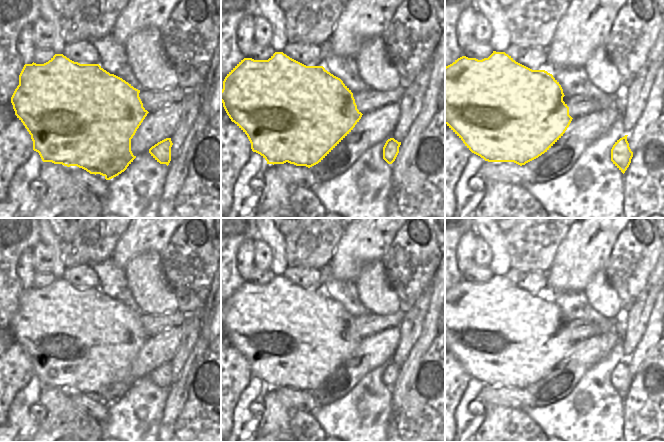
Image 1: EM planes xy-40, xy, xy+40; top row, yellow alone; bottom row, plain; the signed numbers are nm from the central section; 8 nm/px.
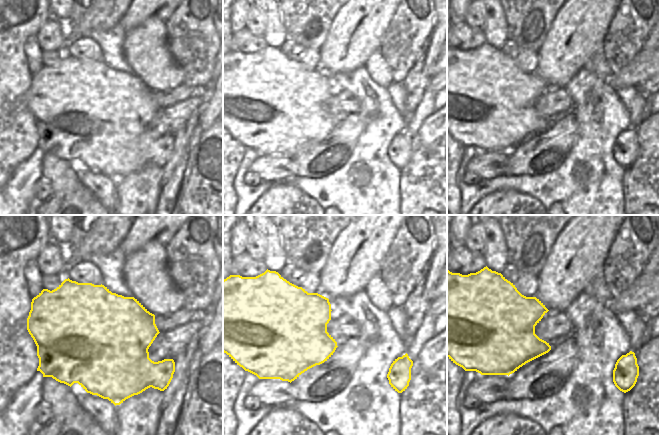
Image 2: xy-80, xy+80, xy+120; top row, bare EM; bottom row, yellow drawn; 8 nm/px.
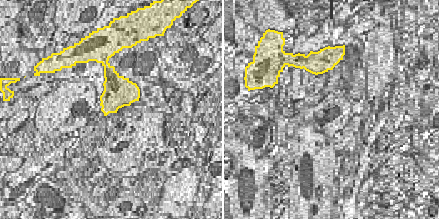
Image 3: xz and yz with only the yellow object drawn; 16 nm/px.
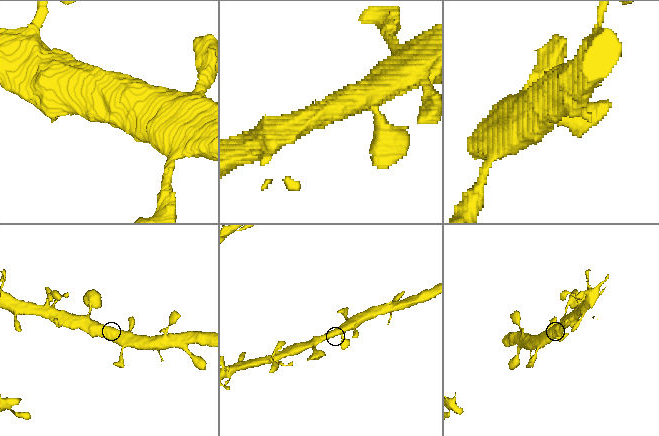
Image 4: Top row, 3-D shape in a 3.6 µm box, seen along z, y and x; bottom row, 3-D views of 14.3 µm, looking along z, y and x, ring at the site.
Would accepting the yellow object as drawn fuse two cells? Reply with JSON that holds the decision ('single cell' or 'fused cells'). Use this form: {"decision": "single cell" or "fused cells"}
{"decision": "single cell"}

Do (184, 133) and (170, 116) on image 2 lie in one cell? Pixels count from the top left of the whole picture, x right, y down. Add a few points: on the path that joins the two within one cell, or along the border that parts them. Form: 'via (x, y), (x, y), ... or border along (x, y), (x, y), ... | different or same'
border along (195, 110), (173, 135) | different

